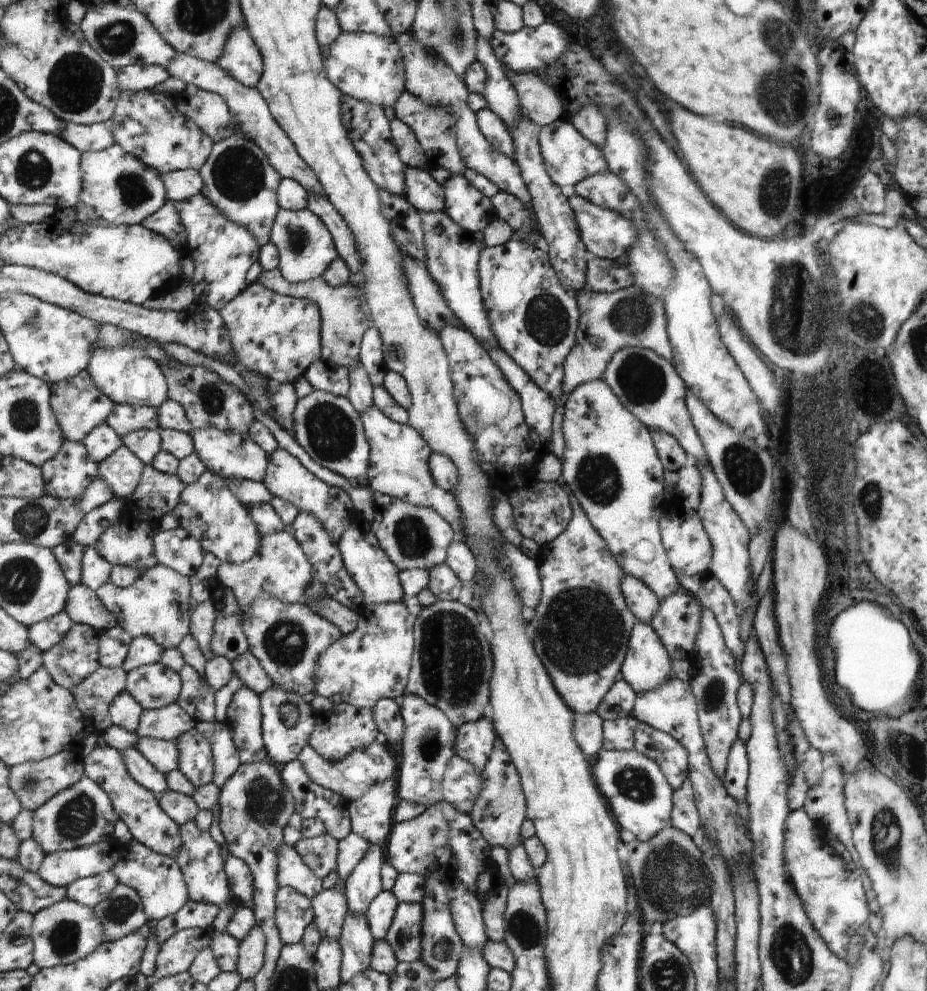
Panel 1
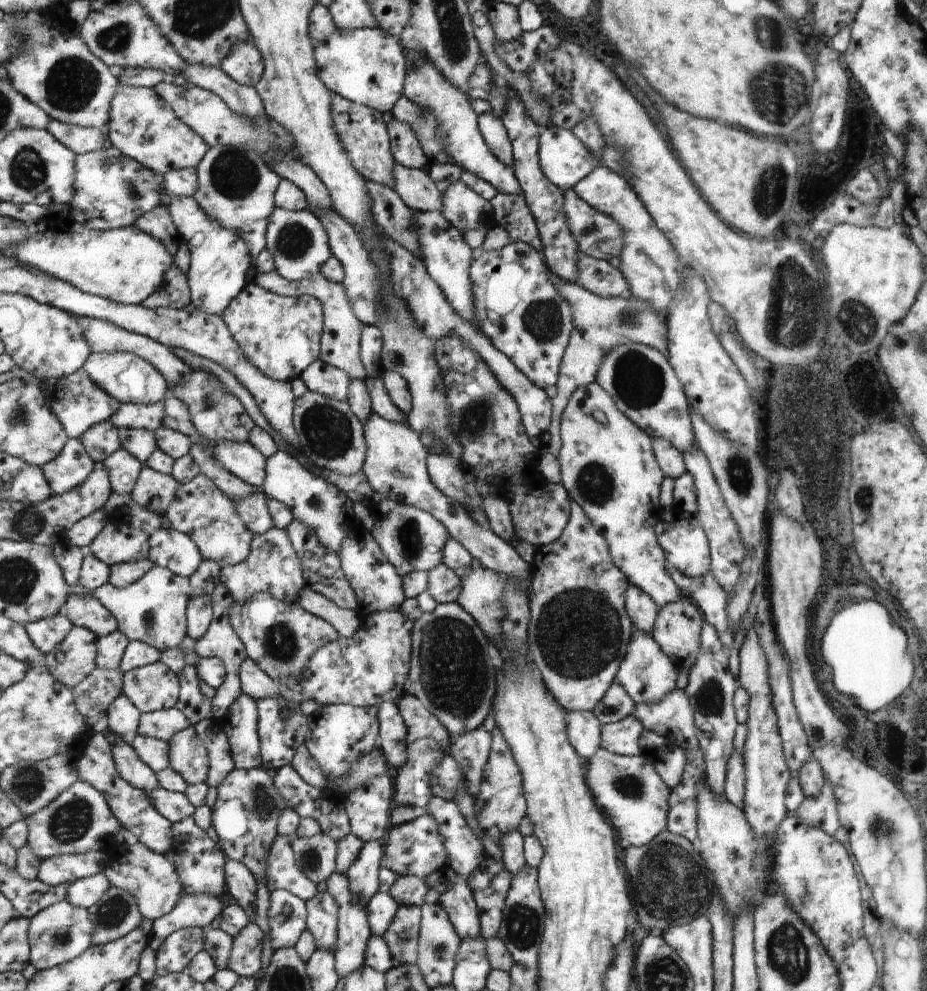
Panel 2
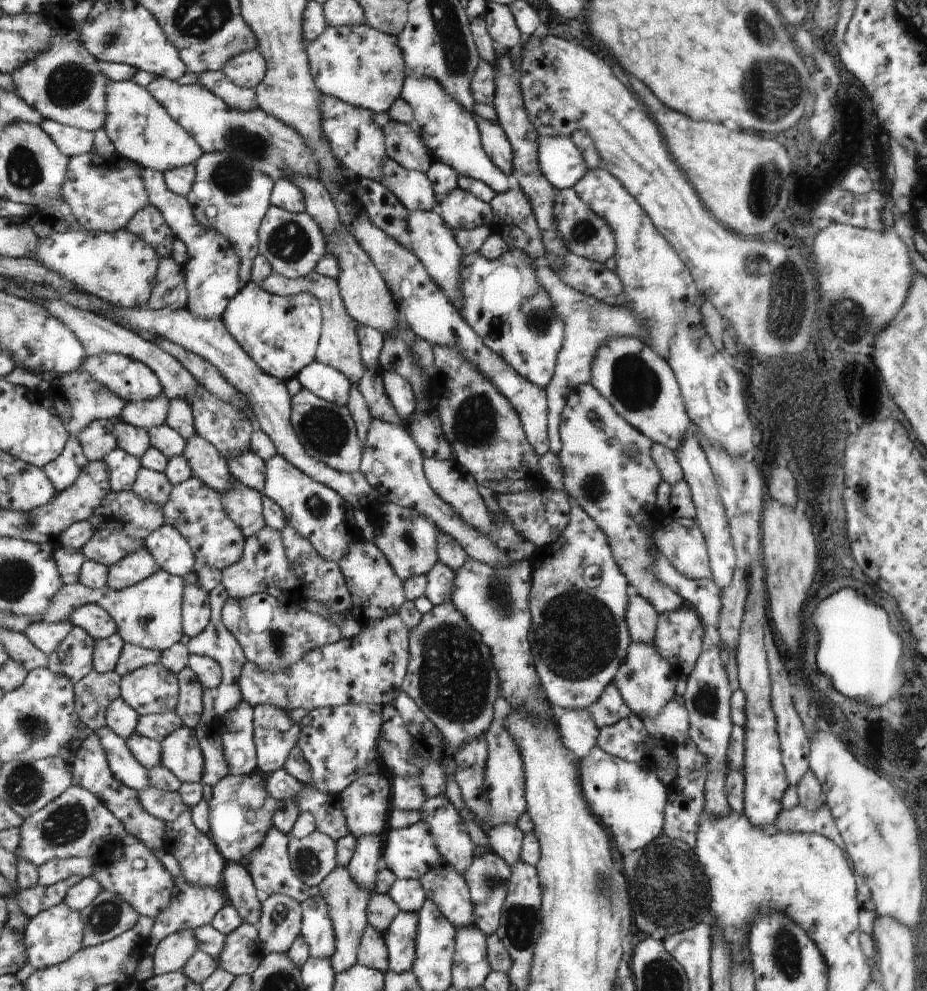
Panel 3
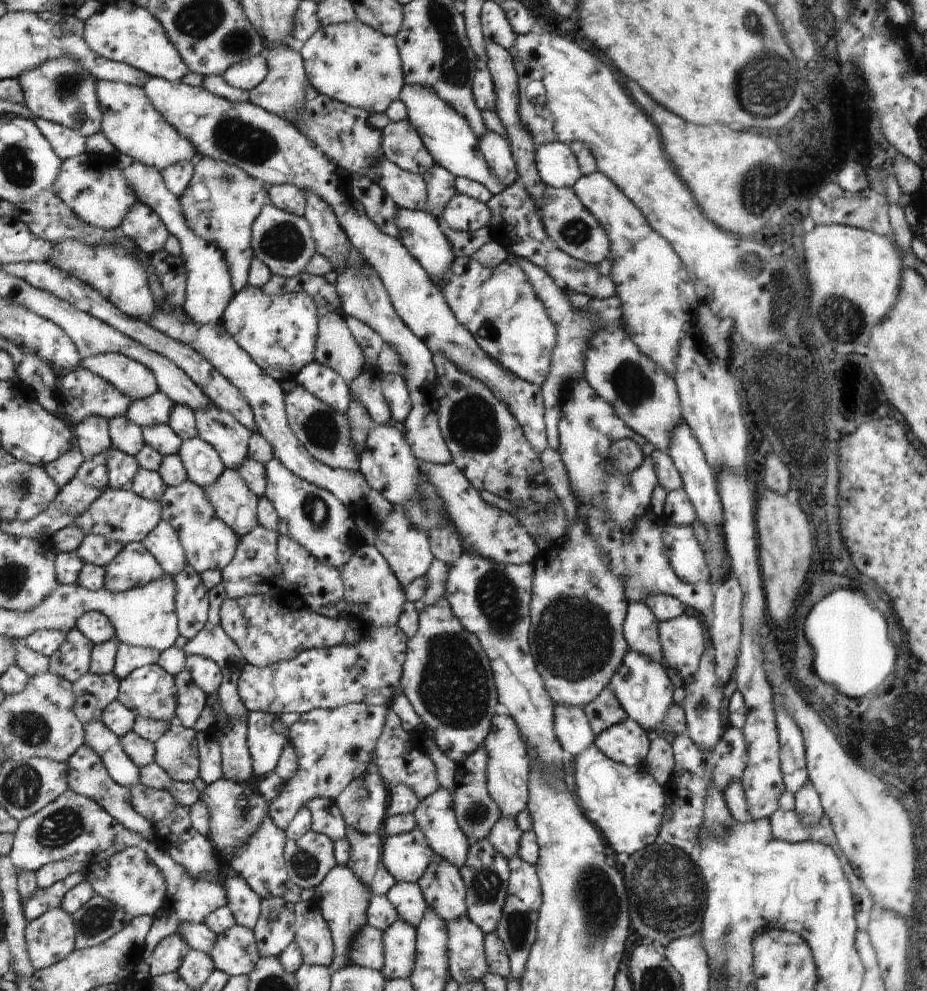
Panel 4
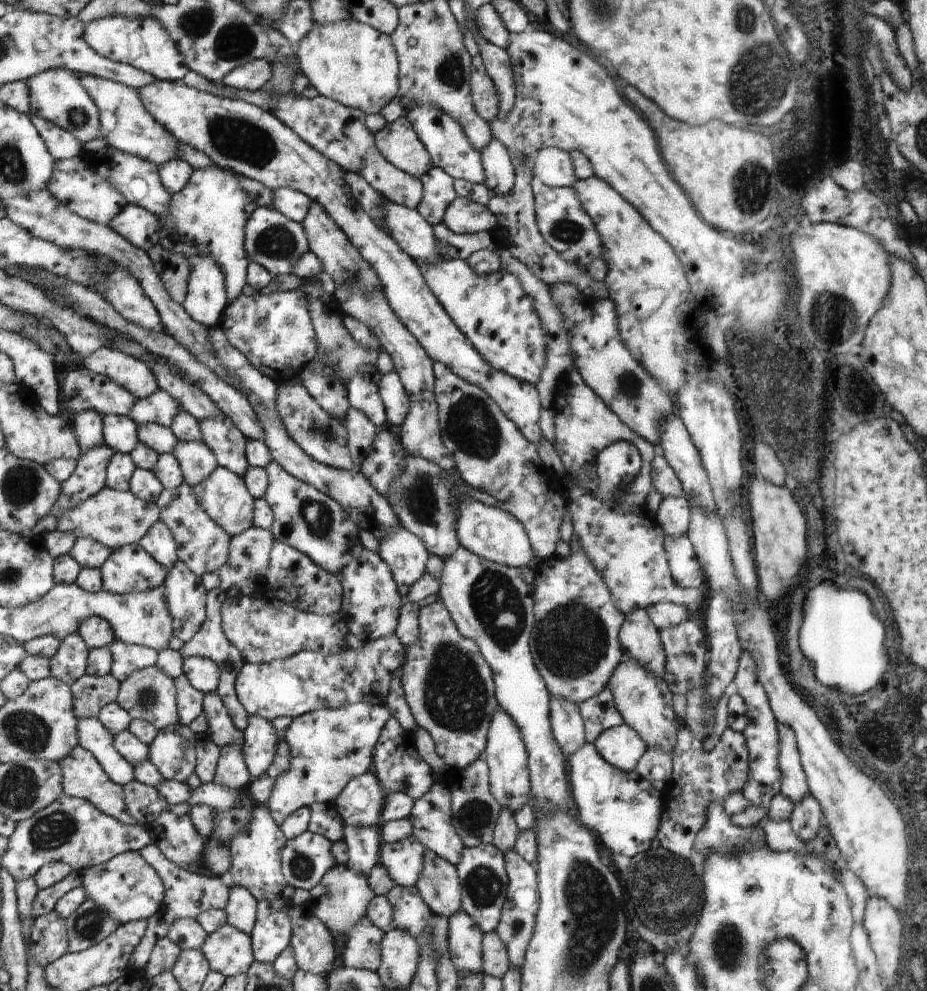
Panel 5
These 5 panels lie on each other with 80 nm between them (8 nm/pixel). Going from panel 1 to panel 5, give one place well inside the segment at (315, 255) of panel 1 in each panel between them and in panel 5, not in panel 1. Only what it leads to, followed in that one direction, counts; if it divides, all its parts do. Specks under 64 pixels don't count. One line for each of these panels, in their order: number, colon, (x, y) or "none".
2: (298, 240)
3: (293, 242)
4: (284, 242)
5: (273, 240)

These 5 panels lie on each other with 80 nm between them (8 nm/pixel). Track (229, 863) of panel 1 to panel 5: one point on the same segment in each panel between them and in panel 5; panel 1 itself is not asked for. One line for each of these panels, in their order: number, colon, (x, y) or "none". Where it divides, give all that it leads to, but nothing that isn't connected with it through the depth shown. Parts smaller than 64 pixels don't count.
2: (240, 883)
3: (243, 894)
4: (245, 904)
5: (242, 907)

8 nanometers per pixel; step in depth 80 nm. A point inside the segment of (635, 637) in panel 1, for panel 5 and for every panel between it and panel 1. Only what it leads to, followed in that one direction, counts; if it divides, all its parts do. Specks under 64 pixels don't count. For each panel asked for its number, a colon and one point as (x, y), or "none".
2: (647, 675)
3: (646, 681)
4: (642, 686)
5: (645, 702)

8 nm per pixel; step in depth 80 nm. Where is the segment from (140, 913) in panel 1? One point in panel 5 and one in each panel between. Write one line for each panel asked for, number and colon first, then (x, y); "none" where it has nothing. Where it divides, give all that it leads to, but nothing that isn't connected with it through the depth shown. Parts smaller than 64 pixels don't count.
2: (117, 914)
3: (110, 915)
4: (98, 920)
5: (89, 924)

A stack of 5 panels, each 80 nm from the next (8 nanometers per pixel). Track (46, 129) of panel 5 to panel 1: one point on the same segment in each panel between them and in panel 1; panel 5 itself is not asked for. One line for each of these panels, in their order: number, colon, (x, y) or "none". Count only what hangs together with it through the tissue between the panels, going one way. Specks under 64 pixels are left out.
1: (96, 137)
2: (80, 140)
3: (72, 141)
4: (66, 142)

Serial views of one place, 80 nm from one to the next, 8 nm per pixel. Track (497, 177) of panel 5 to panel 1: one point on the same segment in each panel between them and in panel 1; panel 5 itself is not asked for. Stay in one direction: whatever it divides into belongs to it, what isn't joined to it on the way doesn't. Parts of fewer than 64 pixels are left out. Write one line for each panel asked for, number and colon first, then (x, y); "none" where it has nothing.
1: (497, 132)
2: (492, 129)
3: (497, 145)
4: (498, 154)

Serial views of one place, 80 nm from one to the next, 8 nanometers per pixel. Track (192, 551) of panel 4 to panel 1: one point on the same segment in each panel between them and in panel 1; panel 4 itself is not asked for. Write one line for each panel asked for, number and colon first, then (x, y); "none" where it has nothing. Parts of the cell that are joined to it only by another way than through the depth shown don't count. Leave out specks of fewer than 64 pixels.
1: (209, 510)
2: (201, 510)
3: (198, 512)

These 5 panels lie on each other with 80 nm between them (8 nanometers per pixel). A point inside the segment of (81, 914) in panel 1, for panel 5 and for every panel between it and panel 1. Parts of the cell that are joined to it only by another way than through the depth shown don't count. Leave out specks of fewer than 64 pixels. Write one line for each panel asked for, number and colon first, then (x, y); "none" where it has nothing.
2: (60, 933)
3: (55, 935)
4: (51, 937)
5: (48, 941)

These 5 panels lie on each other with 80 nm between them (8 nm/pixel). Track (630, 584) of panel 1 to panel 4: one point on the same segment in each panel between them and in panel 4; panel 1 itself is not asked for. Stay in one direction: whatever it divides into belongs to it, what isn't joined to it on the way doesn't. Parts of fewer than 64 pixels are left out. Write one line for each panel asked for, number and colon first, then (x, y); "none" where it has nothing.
2: (643, 612)
3: (641, 618)
4: (641, 628)

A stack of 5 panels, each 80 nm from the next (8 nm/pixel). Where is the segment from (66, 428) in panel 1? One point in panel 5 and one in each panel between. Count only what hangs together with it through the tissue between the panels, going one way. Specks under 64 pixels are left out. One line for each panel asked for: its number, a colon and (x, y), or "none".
2: (82, 403)
3: (80, 400)
4: (84, 394)
5: (82, 389)

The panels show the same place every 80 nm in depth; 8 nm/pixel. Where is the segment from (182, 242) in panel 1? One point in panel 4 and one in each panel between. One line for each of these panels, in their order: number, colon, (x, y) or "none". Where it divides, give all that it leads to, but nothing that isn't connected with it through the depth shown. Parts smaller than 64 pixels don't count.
2: (158, 223)
3: (150, 223)
4: (141, 224)

